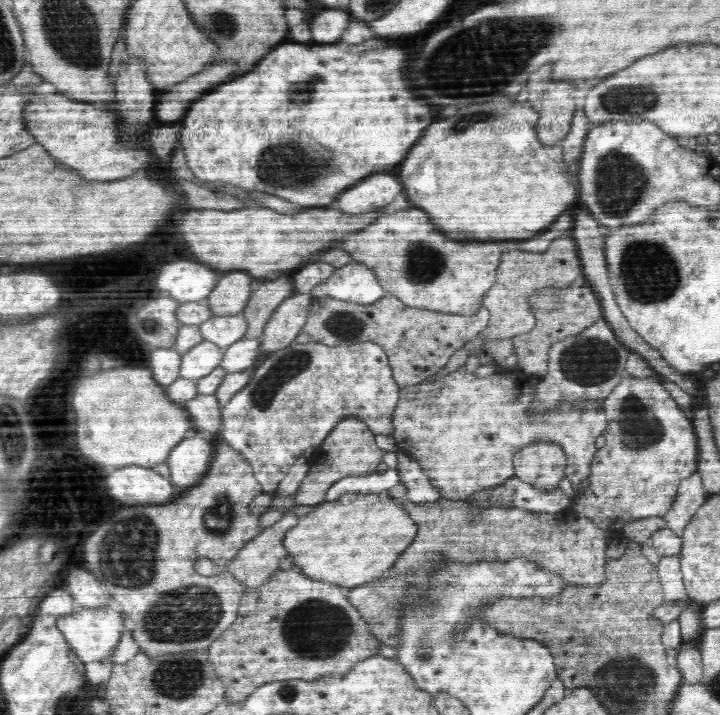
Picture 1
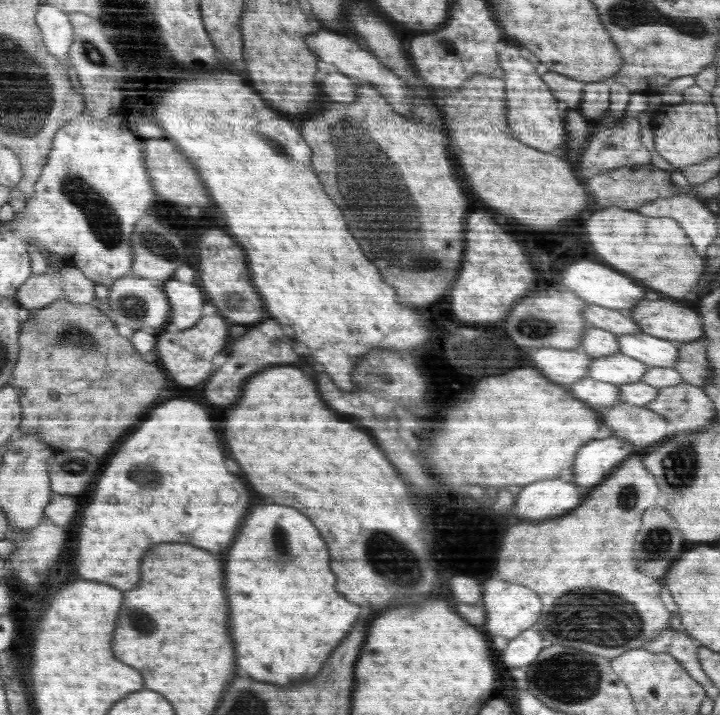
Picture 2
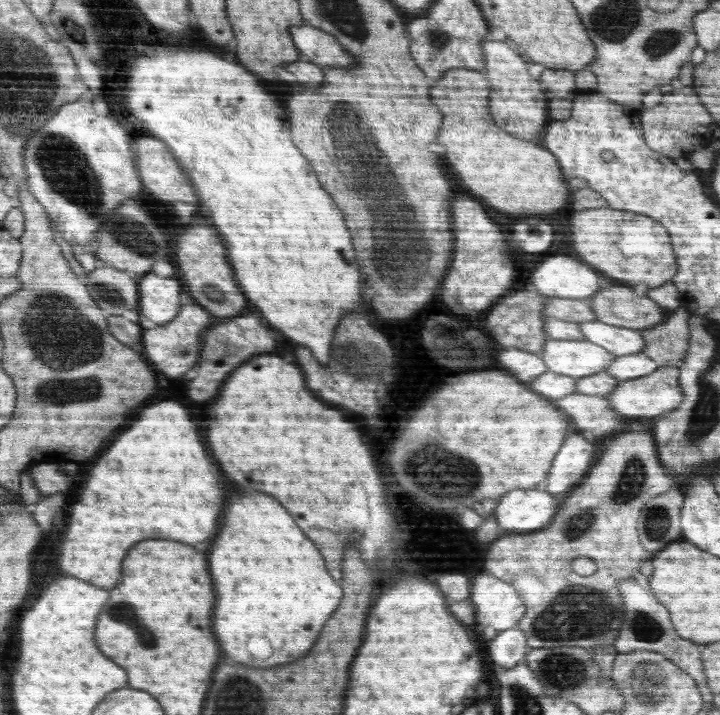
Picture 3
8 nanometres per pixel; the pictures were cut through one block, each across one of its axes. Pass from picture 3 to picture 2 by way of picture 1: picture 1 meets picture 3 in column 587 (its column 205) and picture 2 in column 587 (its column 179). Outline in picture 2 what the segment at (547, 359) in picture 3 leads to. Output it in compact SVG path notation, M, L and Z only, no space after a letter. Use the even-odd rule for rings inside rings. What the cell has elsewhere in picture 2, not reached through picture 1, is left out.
M620 353L592 358L592 364L590 364L586 376L592 380L618 385L640 382L640 378L646 374L646 370L648 370L648 365L644 362Z

